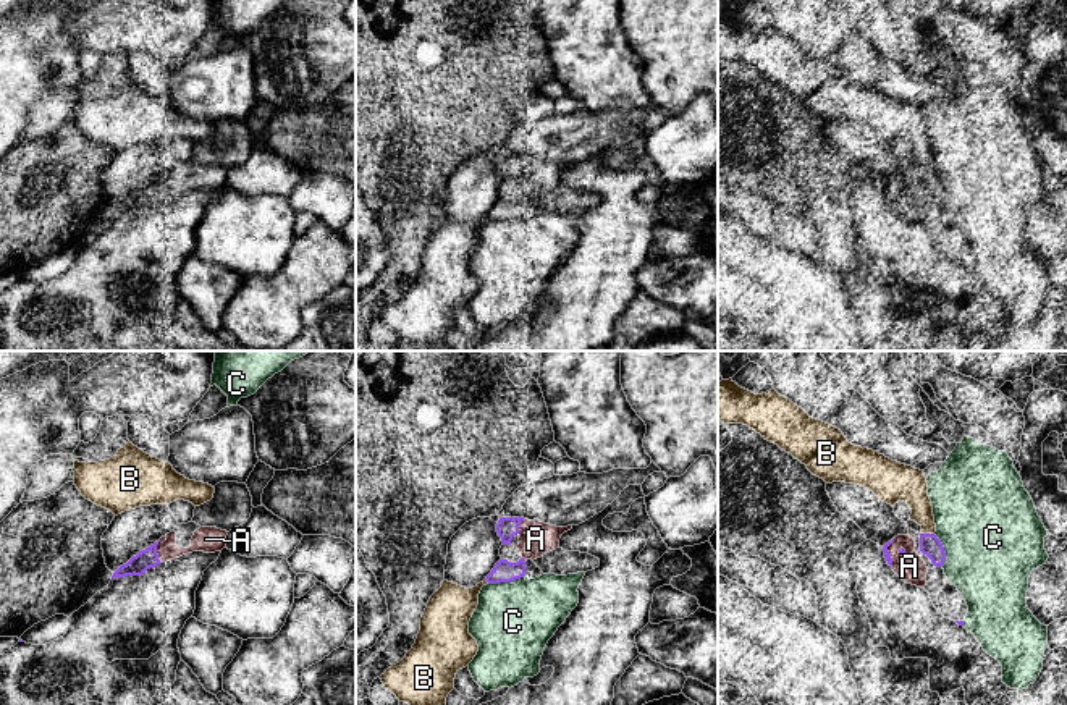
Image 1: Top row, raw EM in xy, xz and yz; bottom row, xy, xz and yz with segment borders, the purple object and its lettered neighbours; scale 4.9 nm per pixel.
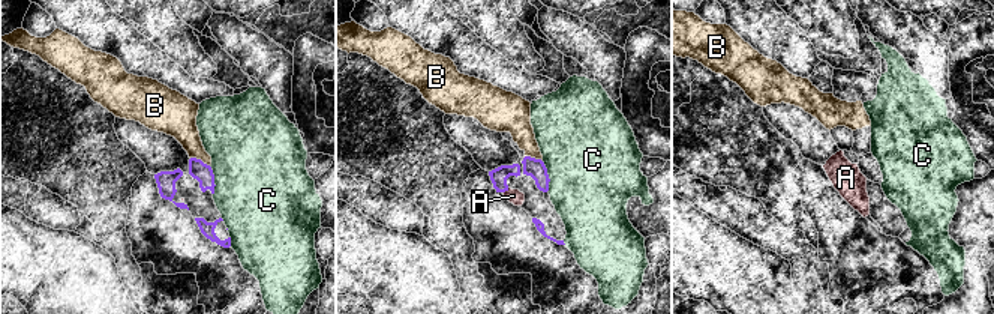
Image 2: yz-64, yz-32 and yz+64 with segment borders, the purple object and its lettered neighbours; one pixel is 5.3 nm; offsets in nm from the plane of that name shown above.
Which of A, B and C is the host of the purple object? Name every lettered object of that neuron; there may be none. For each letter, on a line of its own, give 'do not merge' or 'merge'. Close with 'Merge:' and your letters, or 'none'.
A: merge
B: do not merge
C: do not merge
Merge: A

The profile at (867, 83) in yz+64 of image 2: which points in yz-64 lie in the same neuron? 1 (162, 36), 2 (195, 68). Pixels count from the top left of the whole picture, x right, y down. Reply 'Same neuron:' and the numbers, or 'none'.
Same neuron: none

